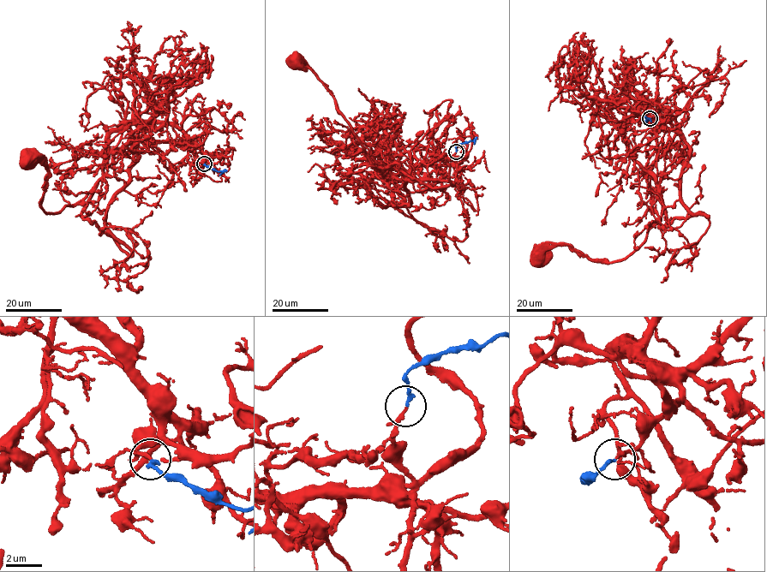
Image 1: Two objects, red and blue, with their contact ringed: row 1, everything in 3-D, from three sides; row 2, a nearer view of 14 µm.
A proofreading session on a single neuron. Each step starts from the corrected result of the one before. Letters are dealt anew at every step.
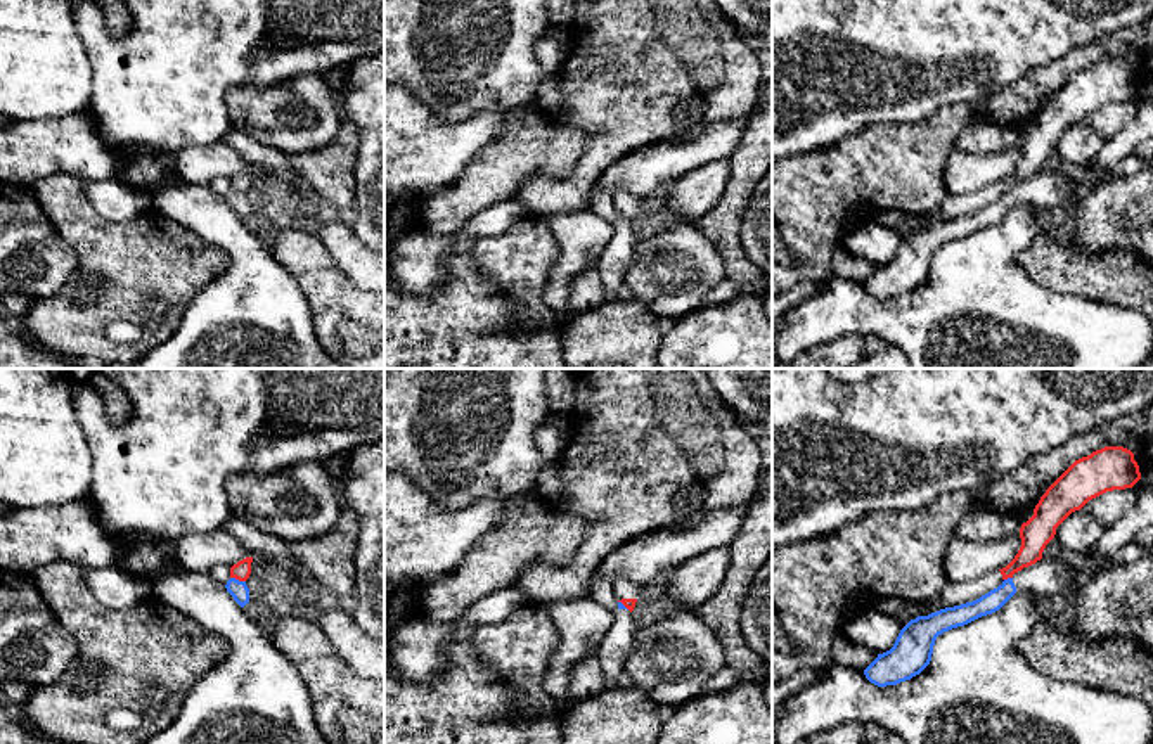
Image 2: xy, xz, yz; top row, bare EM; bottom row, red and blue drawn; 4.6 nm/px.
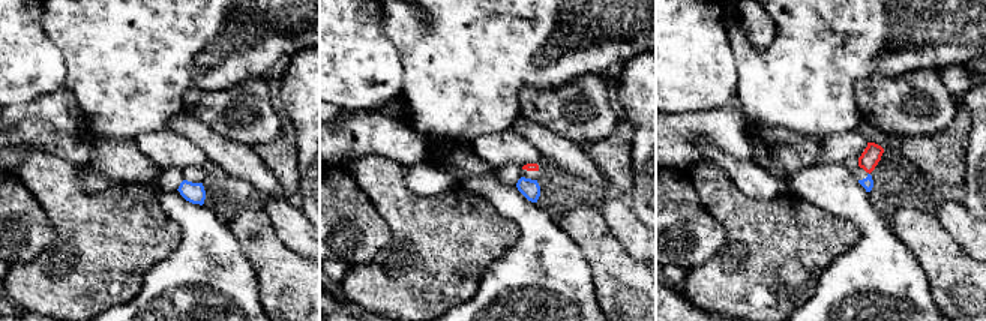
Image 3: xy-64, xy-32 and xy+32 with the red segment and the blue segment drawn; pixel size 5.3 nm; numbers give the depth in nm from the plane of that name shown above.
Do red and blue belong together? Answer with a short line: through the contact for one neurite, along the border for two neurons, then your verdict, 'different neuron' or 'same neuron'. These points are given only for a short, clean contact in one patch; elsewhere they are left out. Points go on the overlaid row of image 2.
line xy (241, 571), (238, 578), (239, 590); same neuron

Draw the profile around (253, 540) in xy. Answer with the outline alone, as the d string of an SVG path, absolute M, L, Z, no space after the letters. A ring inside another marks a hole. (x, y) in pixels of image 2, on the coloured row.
M230 514L223 529L229 531L246 552L254 557L270 561L286 569L286 578L298 580L322 592L308 571L289 554L287 542L270 533L258 529L248 521Z

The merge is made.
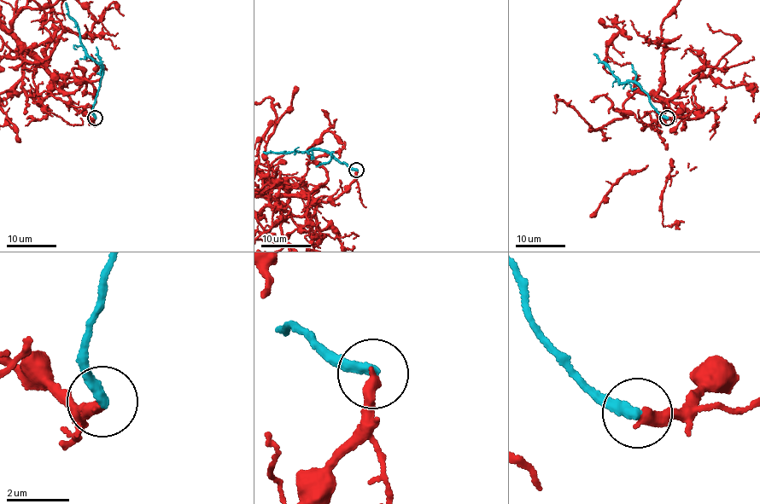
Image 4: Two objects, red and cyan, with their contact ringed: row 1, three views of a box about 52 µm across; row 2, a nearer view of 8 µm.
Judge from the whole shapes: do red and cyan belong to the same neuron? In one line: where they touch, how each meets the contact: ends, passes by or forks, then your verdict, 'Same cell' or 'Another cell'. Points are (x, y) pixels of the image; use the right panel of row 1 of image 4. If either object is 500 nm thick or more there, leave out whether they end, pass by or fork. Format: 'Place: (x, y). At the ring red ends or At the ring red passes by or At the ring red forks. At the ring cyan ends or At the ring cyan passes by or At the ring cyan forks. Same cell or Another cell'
Place: (667, 118). At the ring red ends. At the ring cyan ends. Another cell

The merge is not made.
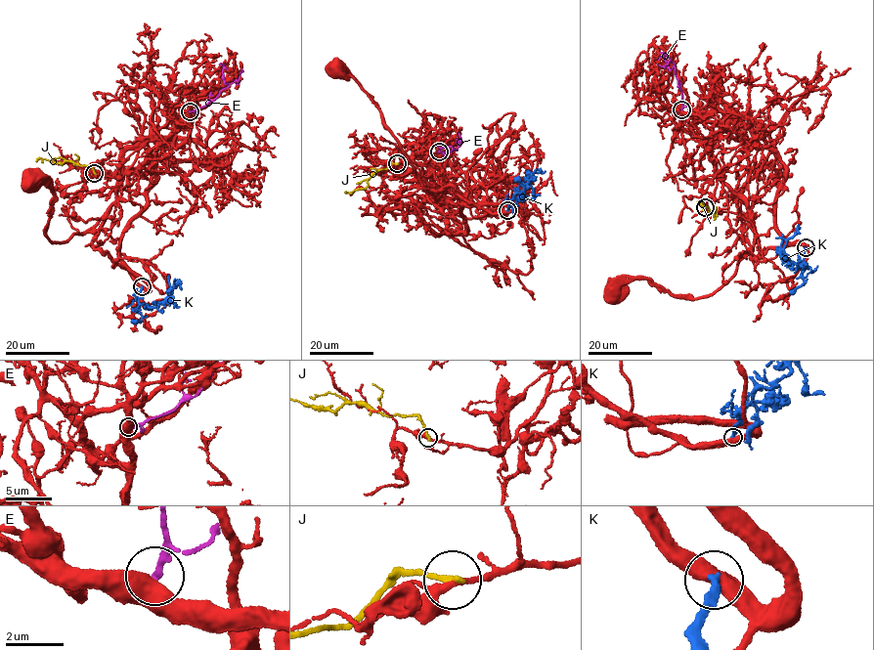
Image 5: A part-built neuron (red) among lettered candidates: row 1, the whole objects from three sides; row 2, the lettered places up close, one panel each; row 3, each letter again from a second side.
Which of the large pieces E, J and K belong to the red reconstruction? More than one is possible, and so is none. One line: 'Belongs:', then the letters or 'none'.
Belongs: none

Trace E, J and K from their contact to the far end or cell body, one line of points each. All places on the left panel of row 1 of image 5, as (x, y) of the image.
E: (191, 111), (215, 99), (229, 85), (225, 81), (223, 64), (219, 64)
J: (94, 173), (92, 166), (71, 161), (65, 160), (62, 164), (39, 158), (36, 161)
K: (142, 287), (139, 302), (152, 308), (172, 293), (180, 280)

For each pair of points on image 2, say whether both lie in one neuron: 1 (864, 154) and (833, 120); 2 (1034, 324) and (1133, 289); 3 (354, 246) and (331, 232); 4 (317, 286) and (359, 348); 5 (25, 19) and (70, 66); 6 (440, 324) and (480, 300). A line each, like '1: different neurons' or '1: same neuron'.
1: different neurons
2: different neurons
3: same neuron
4: same neuron
5: same neuron
6: same neuron

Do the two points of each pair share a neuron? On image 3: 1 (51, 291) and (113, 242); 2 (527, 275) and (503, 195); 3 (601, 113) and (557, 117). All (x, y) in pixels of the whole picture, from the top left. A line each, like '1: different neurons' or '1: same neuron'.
1: same neuron
2: same neuron
3: same neuron

